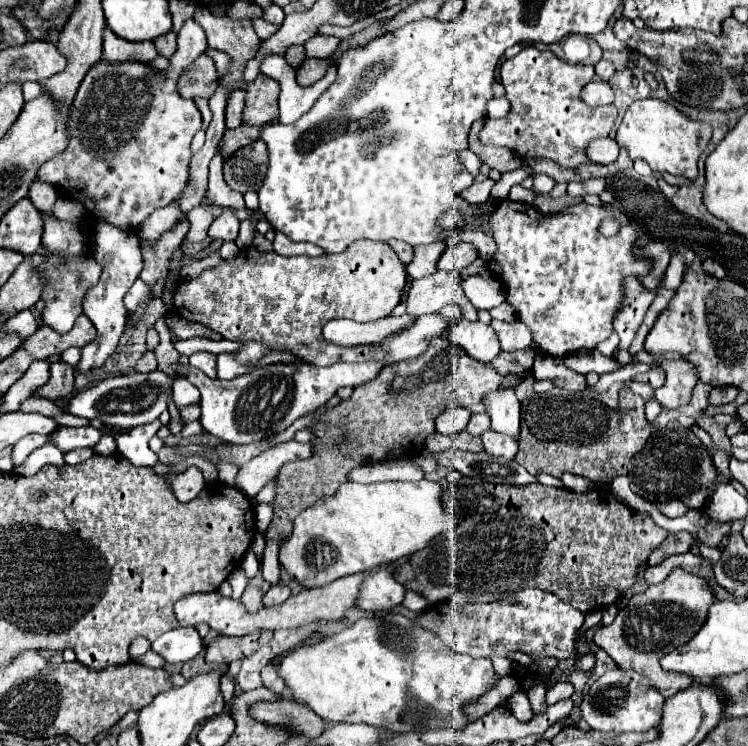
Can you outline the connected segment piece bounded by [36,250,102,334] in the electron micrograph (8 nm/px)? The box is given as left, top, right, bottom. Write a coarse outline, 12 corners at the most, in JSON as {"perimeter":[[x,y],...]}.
{"perimeter":[[46,250],[42,324],[64,334],[102,268],[88,252],[72,266]]}

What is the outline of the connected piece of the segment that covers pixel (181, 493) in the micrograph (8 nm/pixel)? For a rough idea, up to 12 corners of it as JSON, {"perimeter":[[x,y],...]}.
{"perimeter":[[190,466],[182,474],[164,474],[180,502],[194,500],[204,488],[202,472]]}

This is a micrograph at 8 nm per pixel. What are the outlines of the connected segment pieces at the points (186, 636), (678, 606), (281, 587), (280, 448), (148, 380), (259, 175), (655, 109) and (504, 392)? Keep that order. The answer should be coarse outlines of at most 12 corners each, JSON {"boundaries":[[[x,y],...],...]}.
{"boundaries":[[[192,626],[160,634],[152,652],[166,662],[192,660],[204,640]],[[676,568],[630,596],[594,642],[662,696],[690,686],[662,672],[714,592]],[[272,584],[264,594],[266,606],[282,604],[290,596],[286,584]],[[276,444],[238,470],[236,486],[254,496],[282,464],[314,456],[312,444]],[[108,376],[68,398],[68,414],[116,430],[158,420],[174,378]],[[260,138],[224,160],[226,184],[258,190],[268,146]],[[634,100],[616,140],[656,174],[698,178],[712,126]],[[512,388],[482,398],[492,430],[518,438],[520,400]]]}

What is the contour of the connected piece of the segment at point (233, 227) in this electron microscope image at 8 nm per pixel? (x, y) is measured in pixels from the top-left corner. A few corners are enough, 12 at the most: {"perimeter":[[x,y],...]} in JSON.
{"perimeter":[[222,208],[210,224],[212,240],[234,242],[240,220],[234,208]]}

